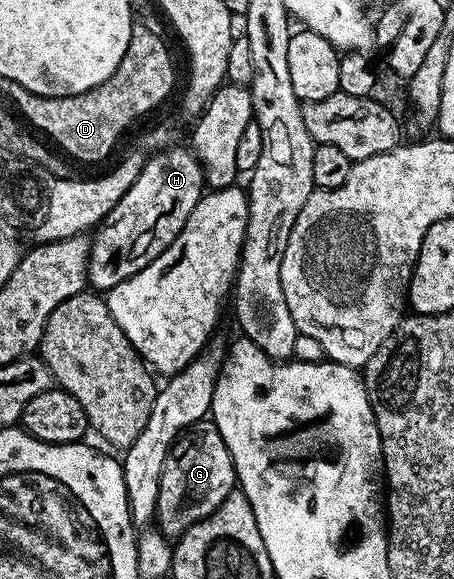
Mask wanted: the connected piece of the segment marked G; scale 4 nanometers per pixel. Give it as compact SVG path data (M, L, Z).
M212 420L196 421L189 429L183 430L169 448L167 459L163 463L163 471L159 479L159 499L157 500L156 524L162 533L170 539L176 539L188 531L192 525L207 519L228 499L237 485L237 472L233 466L231 455L227 451L227 443L223 443L223 435L213 426Z

